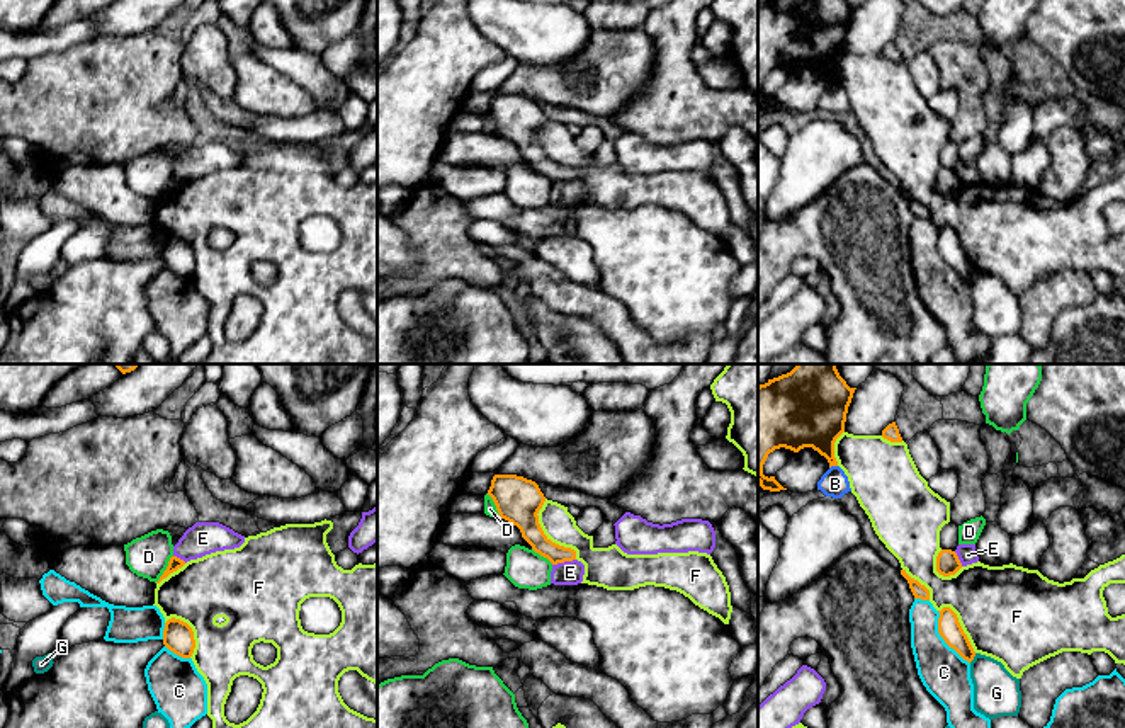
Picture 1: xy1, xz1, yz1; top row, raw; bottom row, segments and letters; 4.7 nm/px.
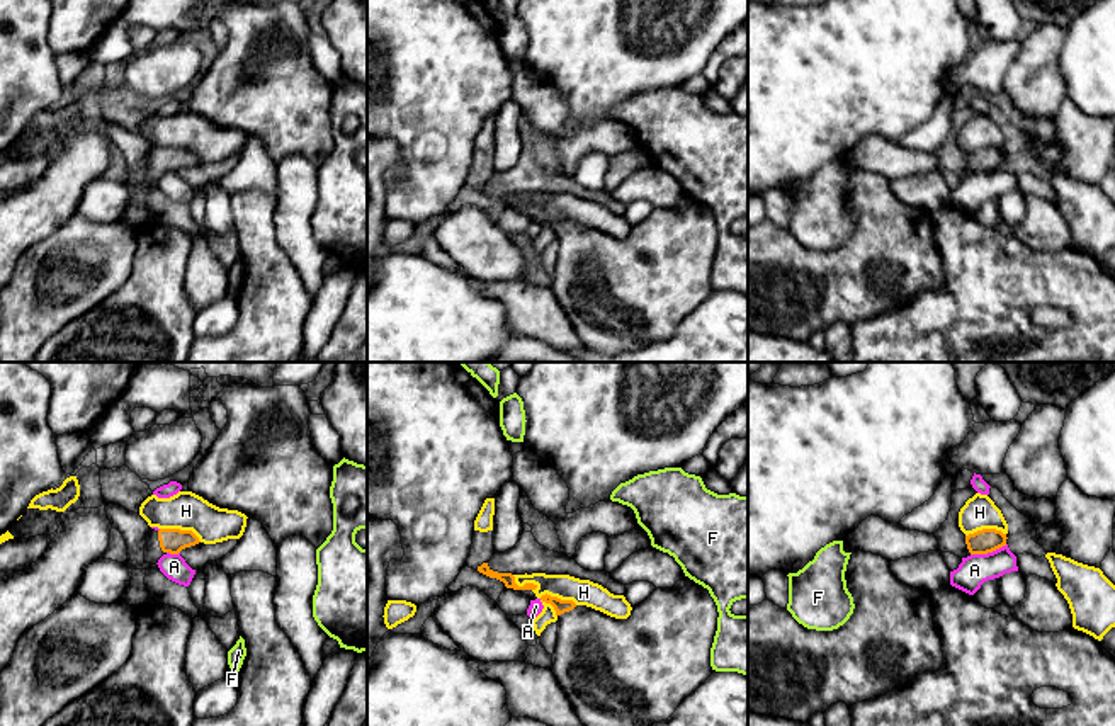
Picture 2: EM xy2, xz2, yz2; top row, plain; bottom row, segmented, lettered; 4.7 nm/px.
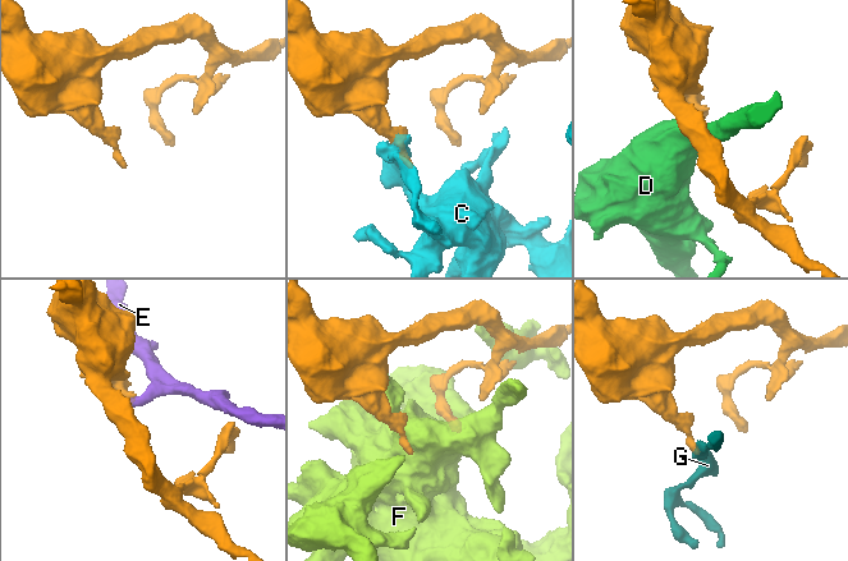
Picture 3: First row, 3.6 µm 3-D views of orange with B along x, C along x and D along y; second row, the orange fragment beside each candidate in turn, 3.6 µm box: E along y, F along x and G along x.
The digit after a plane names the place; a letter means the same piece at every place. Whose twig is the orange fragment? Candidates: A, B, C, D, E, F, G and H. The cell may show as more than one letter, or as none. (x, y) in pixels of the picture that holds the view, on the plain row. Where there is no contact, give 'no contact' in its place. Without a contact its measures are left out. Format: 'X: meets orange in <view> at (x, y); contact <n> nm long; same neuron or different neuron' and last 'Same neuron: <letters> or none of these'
A: meets orange in yz2 at (988, 170); contact 180 nm long; different neuron
B: meets orange in yz1 at (833, 84); contact 40 nm long; different neuron
C: meets orange in yz1 at (942, 255); contact 300 nm long; different neuron
D: meets orange in xy1 at (167, 187); contact 160 nm long; different neuron
E: meets orange in xz1 at (563, 181); contact 120 nm long; different neuron
F: meets orange in xz1 at (544, 153); contact 320 nm long; different neuron
G: meets orange in yz1 at (972, 278); contact 60 nm long; different neuron
H: meets orange in xz2 at (556, 216); contact 190 nm long; different neuron
Same neuron: none of these

